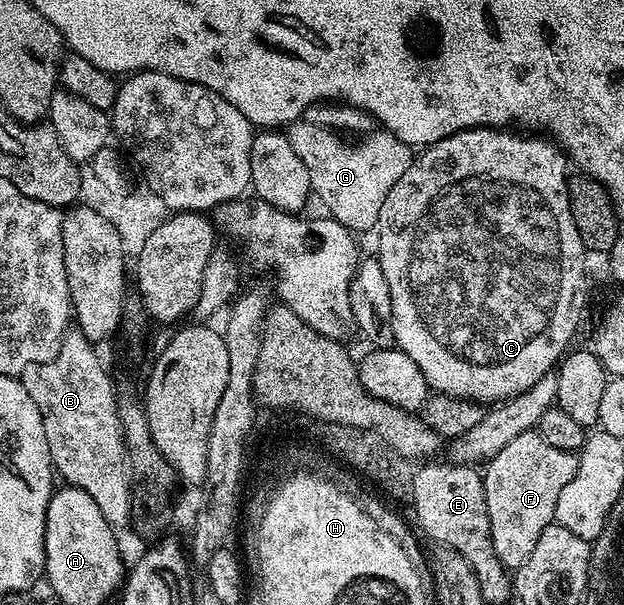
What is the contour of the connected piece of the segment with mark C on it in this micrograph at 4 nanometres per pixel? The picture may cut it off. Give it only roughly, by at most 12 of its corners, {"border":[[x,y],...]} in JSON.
{"border":[[467,127],[382,205],[396,347],[499,405],[588,299],[570,160]]}

